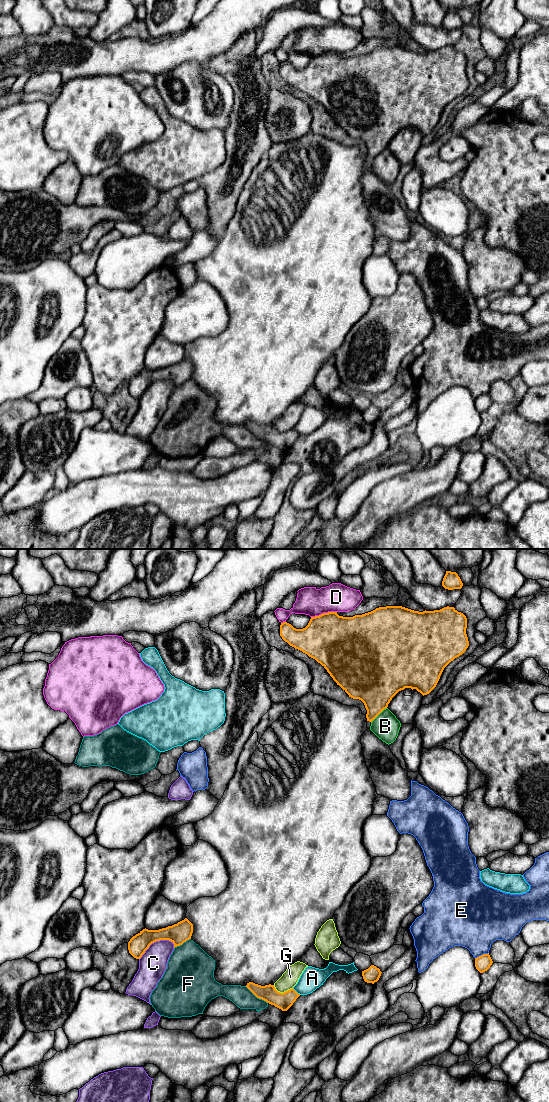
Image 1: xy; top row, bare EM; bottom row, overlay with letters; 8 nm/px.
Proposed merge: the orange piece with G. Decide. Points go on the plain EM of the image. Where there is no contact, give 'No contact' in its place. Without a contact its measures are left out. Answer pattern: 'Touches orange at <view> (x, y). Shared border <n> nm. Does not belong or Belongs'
Touches orange at xy (282, 433). Shared border 160 nm. Belongs

